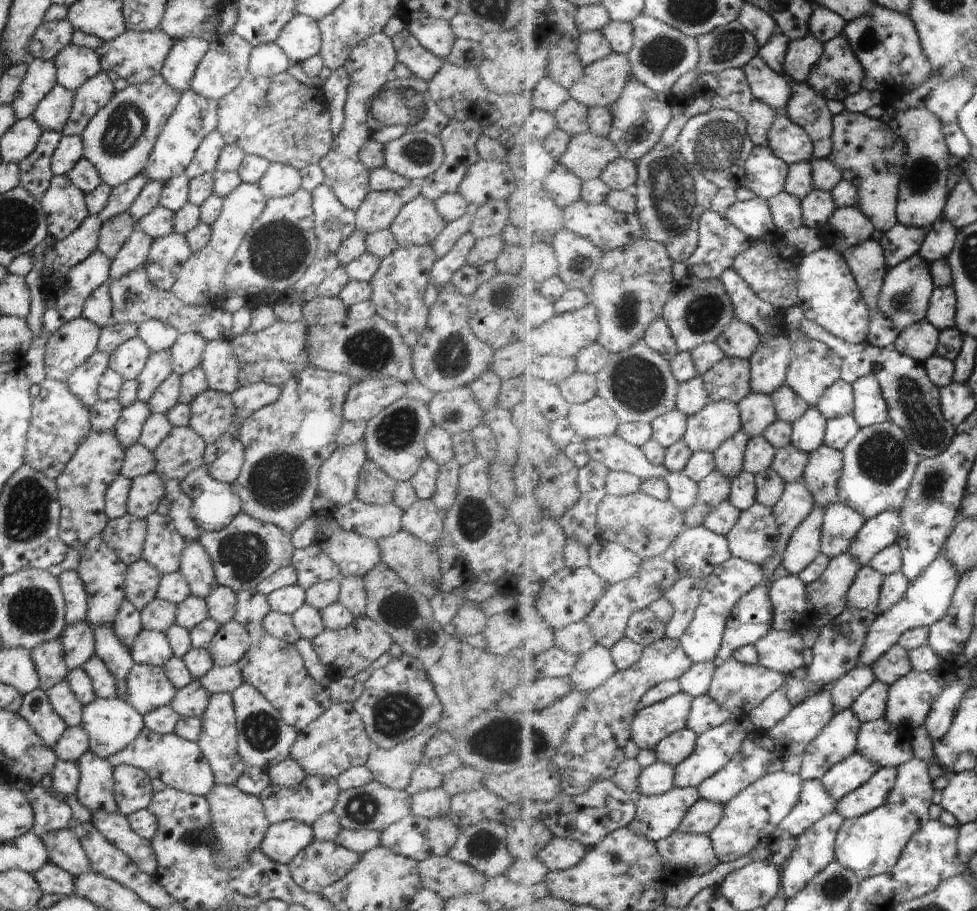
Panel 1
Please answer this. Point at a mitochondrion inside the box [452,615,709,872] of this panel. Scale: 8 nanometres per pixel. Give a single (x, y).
(488, 742)

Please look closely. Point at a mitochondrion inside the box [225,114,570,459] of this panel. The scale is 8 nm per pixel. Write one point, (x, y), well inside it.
(277, 251)

